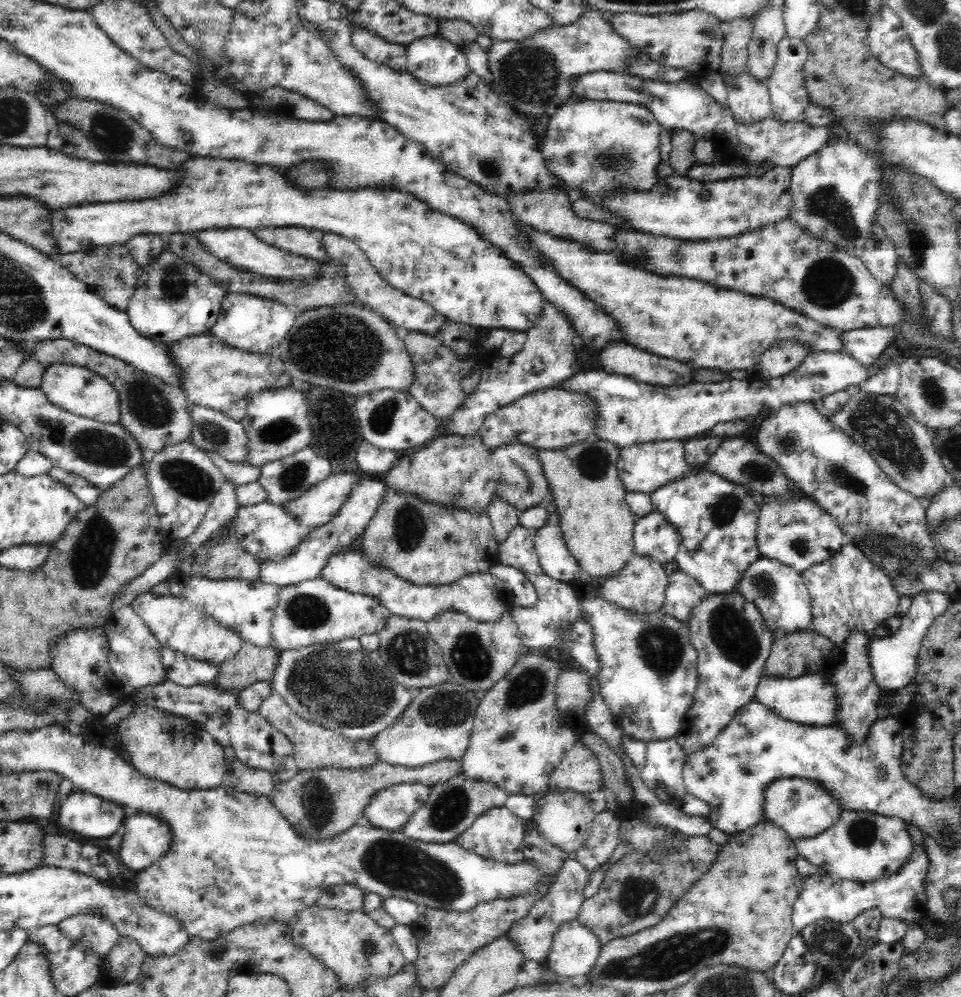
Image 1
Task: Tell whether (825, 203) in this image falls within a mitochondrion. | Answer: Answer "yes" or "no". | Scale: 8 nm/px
yes

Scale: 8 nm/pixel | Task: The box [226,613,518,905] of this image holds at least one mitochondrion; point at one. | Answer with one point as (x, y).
(345, 686)

